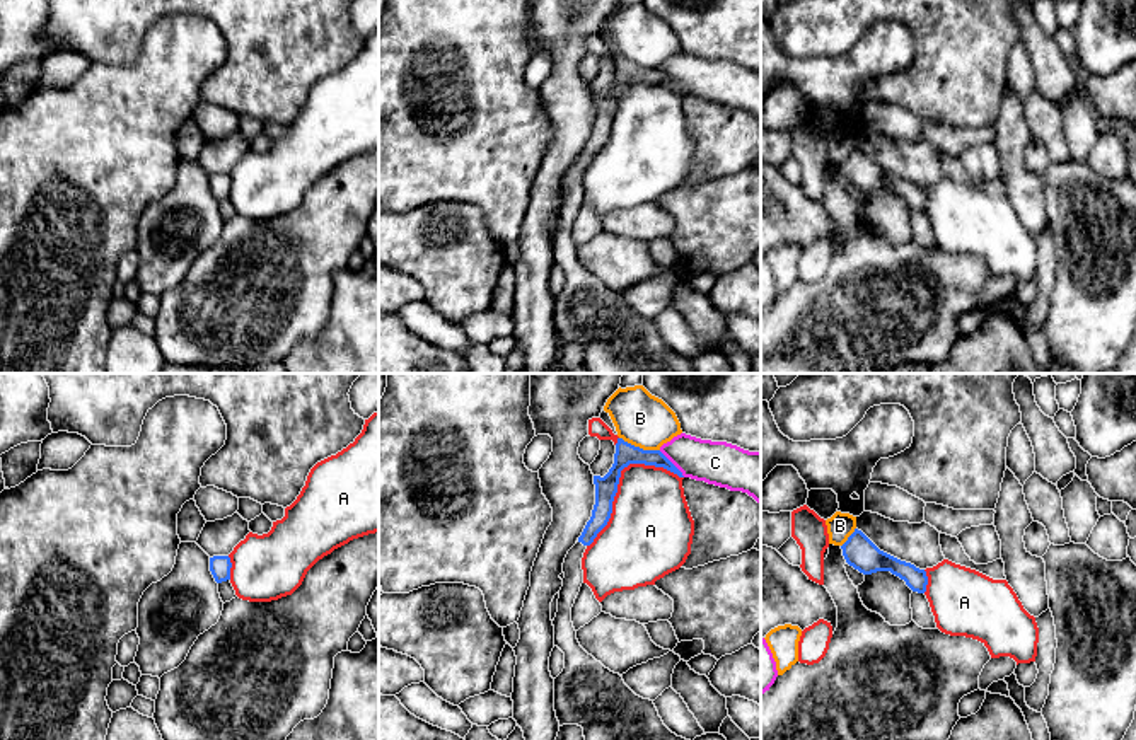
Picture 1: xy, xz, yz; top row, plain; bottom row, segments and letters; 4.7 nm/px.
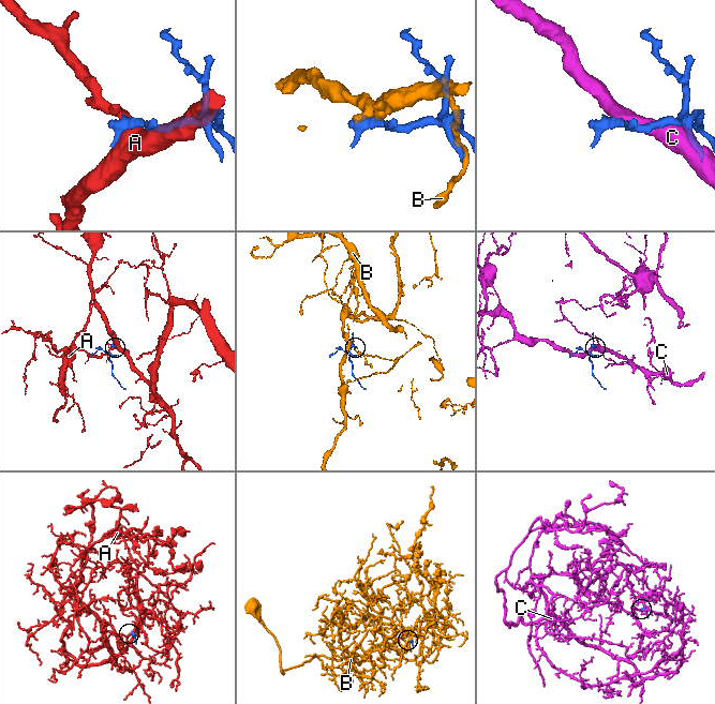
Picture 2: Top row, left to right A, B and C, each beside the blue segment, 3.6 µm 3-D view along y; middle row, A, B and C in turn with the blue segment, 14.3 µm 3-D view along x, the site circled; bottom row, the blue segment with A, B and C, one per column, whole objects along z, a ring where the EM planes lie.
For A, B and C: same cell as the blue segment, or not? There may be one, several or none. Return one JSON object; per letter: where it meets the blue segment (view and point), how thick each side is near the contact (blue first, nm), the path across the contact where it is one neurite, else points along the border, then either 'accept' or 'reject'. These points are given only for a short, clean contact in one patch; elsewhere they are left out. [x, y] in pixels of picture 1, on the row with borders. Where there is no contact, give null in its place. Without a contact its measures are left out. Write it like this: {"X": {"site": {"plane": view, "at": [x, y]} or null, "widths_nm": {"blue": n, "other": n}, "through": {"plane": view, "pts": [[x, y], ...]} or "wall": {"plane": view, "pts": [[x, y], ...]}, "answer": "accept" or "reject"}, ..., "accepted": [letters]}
{"A": {"site": {"plane": "xz", "at": [620, 476]}, "widths_nm": {"blue": 110, "other": 380}, "answer": "reject"}, "B": {"site": {"plane": "xz", "at": [638, 447]}, "widths_nm": {"blue": 110, "other": 260}, "answer": "reject"}, "C": {"site": {"plane": "xz", "at": [672, 464]}, "widths_nm": {"blue": 100, "other": 200}, "answer": "reject"}, "accepted": []}

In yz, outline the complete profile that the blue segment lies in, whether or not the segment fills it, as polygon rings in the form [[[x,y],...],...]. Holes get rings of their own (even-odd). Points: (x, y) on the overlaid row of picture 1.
[[[855,529],[841,549],[846,563],[860,573],[890,571],[904,580],[913,592],[926,592],[928,576],[924,569],[880,551],[861,530]]]

